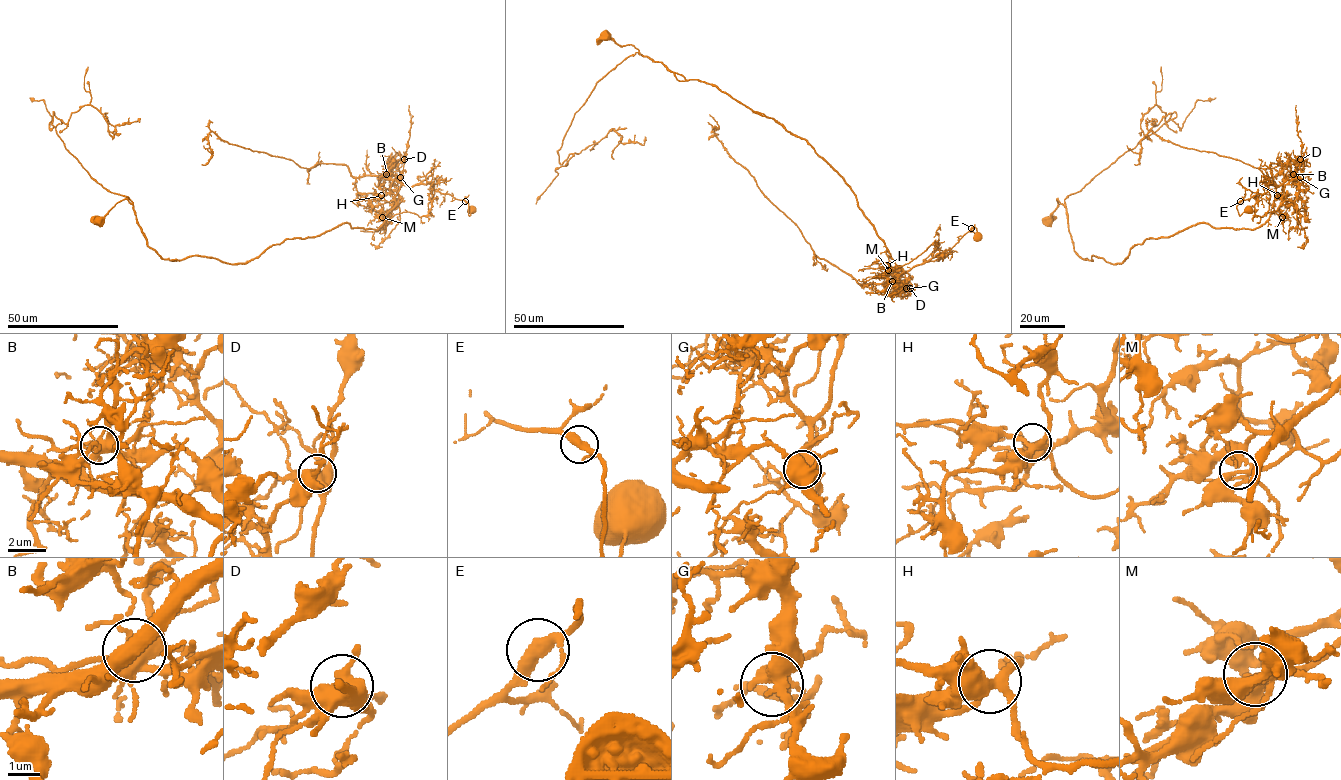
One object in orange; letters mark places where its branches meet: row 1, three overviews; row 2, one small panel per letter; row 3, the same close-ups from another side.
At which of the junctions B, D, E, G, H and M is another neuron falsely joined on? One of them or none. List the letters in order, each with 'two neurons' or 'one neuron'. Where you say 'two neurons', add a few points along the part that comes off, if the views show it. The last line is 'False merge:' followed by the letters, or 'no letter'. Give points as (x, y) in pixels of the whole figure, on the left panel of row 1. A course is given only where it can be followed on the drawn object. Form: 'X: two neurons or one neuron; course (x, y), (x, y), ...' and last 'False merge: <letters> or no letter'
B: two neurons; course (386, 174), (353, 177), (346, 165), (331, 163), (302, 168), (212, 131), (212, 157), (202, 164)
D: one neuron
E: one neuron
G: one neuron
H: one neuron
M: one neuron
False merge: B

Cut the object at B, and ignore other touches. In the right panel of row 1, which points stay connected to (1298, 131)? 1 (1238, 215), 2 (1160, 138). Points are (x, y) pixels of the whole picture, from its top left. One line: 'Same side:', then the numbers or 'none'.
Same side: none

